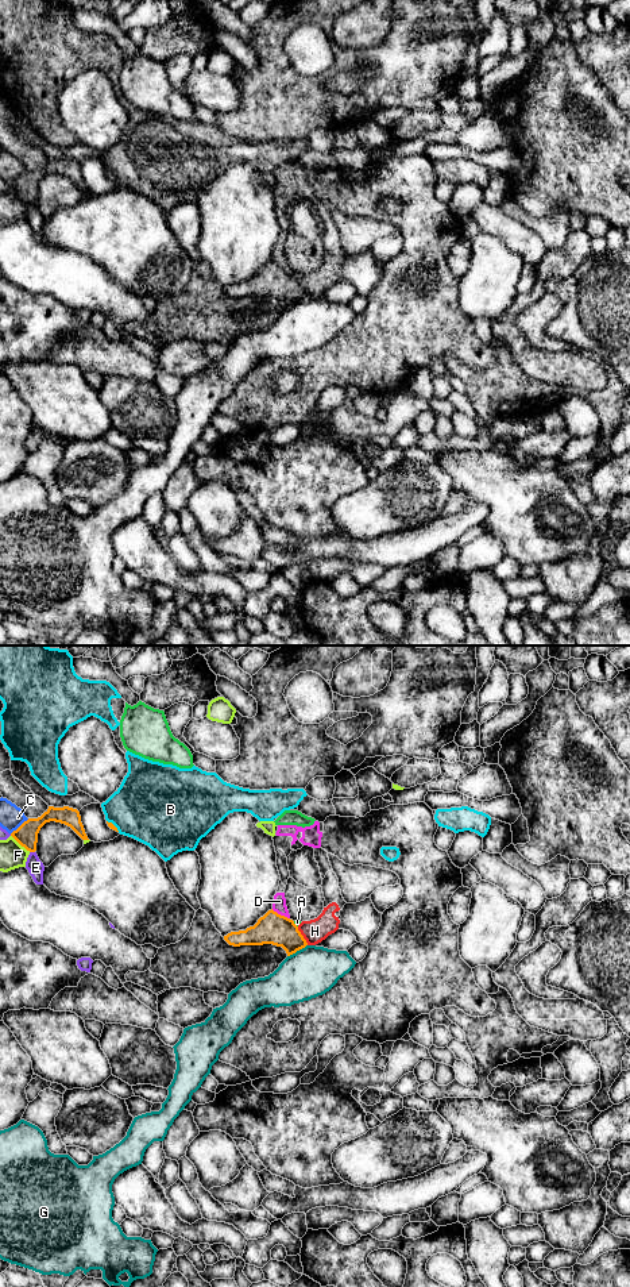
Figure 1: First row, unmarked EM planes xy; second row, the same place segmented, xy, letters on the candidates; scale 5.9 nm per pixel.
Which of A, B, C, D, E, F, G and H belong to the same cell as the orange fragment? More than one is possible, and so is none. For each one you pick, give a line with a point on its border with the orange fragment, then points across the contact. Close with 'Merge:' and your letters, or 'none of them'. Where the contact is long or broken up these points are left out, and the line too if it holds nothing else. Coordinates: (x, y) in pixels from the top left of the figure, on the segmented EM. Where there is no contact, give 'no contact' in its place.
Merge: none of them

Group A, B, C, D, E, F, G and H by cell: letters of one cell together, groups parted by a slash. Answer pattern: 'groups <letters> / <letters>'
groups A D H / B / C / E / F / G

